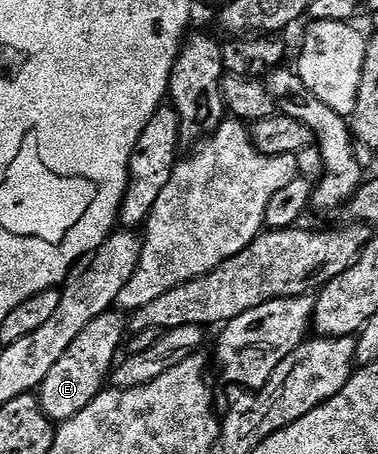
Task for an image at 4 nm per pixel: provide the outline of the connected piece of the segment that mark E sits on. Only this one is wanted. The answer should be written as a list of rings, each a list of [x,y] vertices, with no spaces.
[[[112,310],[93,318],[93,322],[89,322],[89,326],[85,326],[85,330],[77,334],[73,346],[69,346],[69,350],[61,354],[53,370],[45,374],[42,384],[37,389],[38,398],[42,401],[43,409],[52,422],[72,420],[77,414],[81,414],[81,410],[85,410],[85,406],[89,406],[89,402],[93,402],[98,392],[104,391],[120,355],[119,347],[122,344],[124,347],[125,344],[123,331],[126,333],[128,328],[129,324],[124,313]]]

